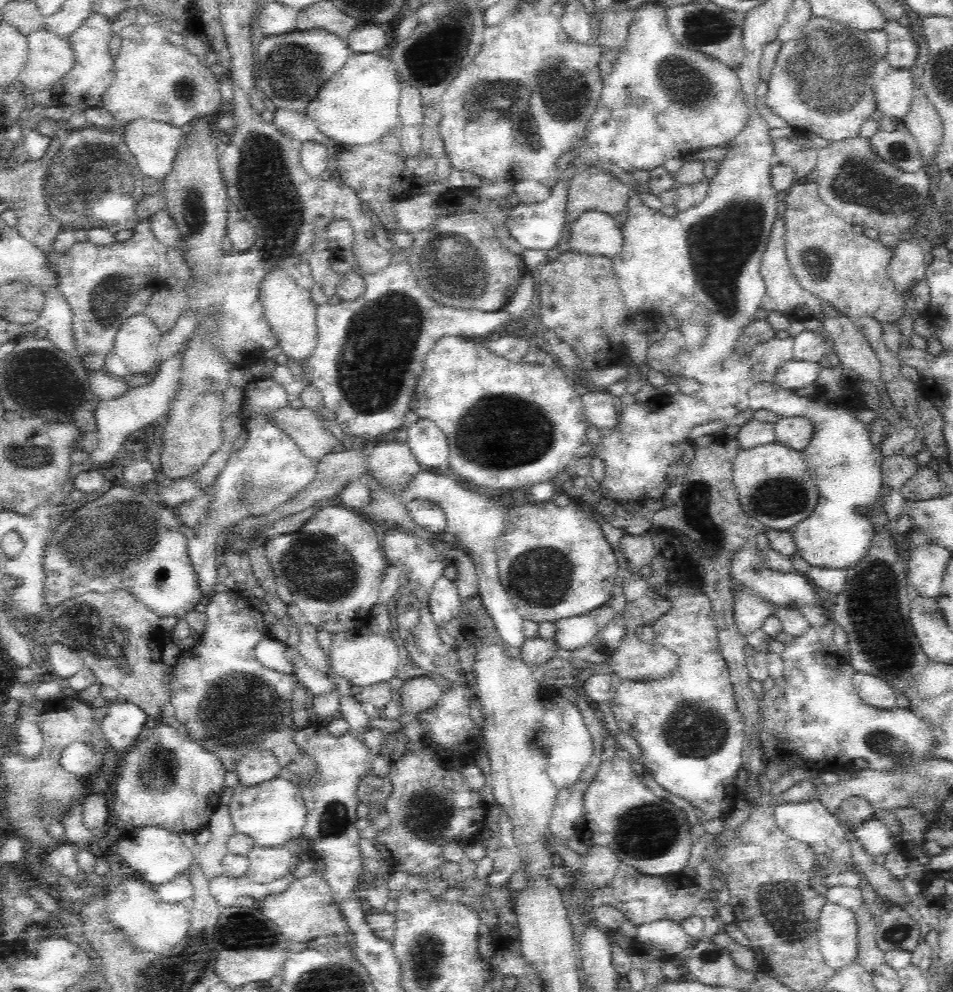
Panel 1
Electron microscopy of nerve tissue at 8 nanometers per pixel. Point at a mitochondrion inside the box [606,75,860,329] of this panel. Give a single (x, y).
(720, 244)

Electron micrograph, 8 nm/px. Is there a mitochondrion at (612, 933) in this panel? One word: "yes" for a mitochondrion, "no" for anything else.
no

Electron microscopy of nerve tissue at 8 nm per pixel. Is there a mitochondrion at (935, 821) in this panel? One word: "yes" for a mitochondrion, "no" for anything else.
no

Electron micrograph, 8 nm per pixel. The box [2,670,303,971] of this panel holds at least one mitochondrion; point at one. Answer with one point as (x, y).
(235, 934)

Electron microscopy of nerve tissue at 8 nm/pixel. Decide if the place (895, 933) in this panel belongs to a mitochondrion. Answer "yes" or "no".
yes

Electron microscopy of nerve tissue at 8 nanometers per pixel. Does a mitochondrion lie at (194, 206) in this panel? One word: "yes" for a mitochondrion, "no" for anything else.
yes

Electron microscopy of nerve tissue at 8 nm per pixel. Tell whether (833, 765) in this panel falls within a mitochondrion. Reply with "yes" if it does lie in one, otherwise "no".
no

